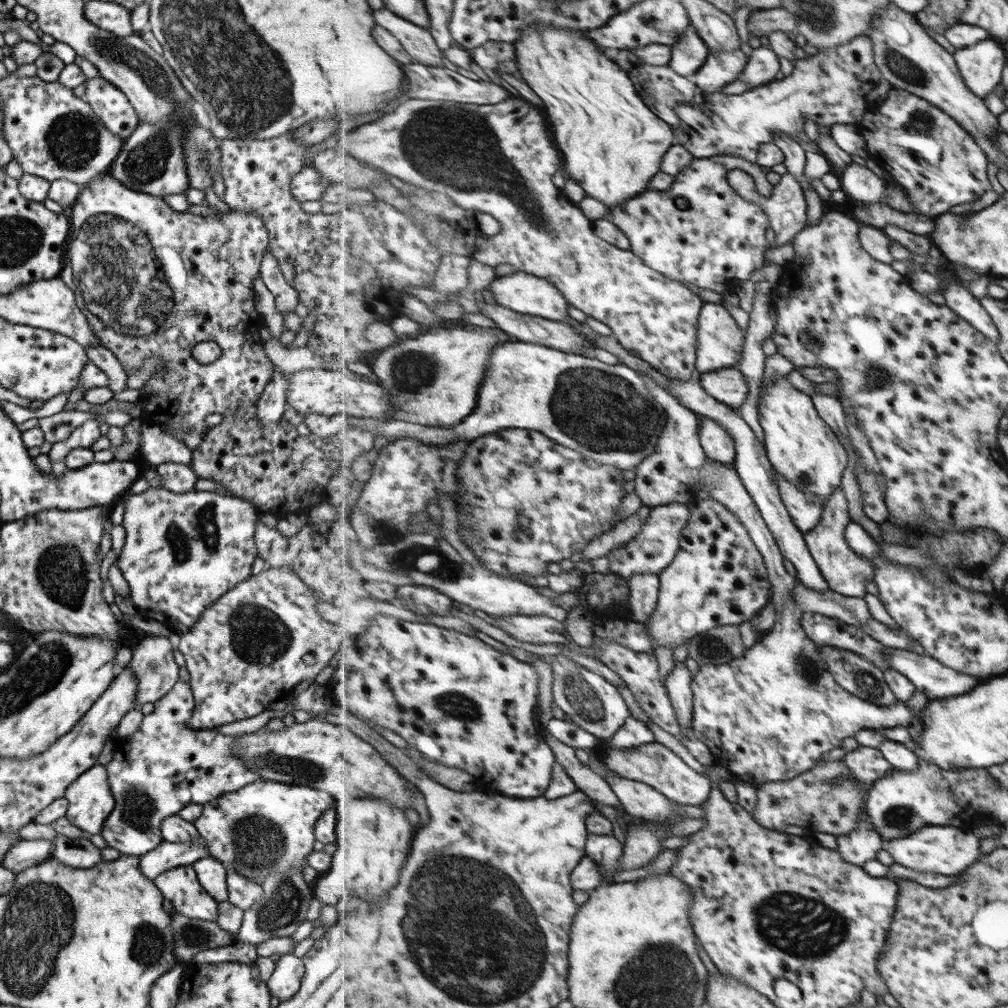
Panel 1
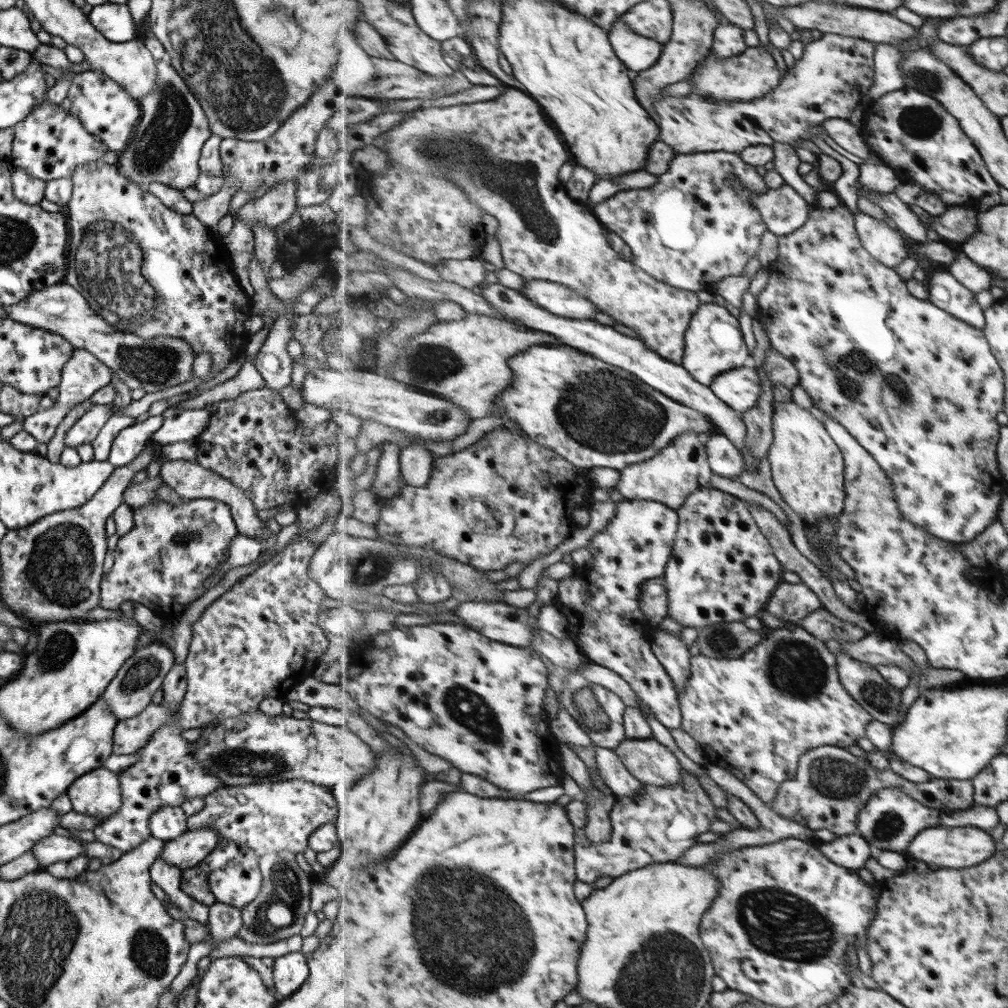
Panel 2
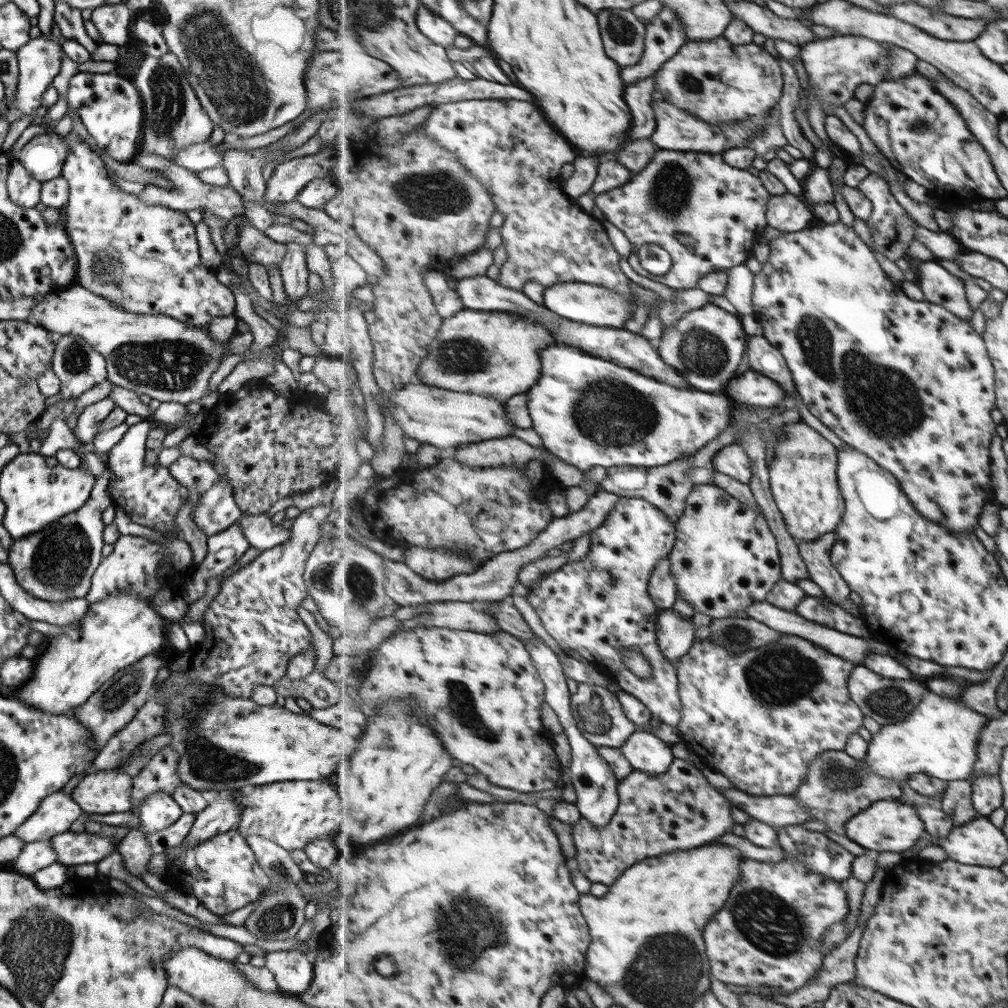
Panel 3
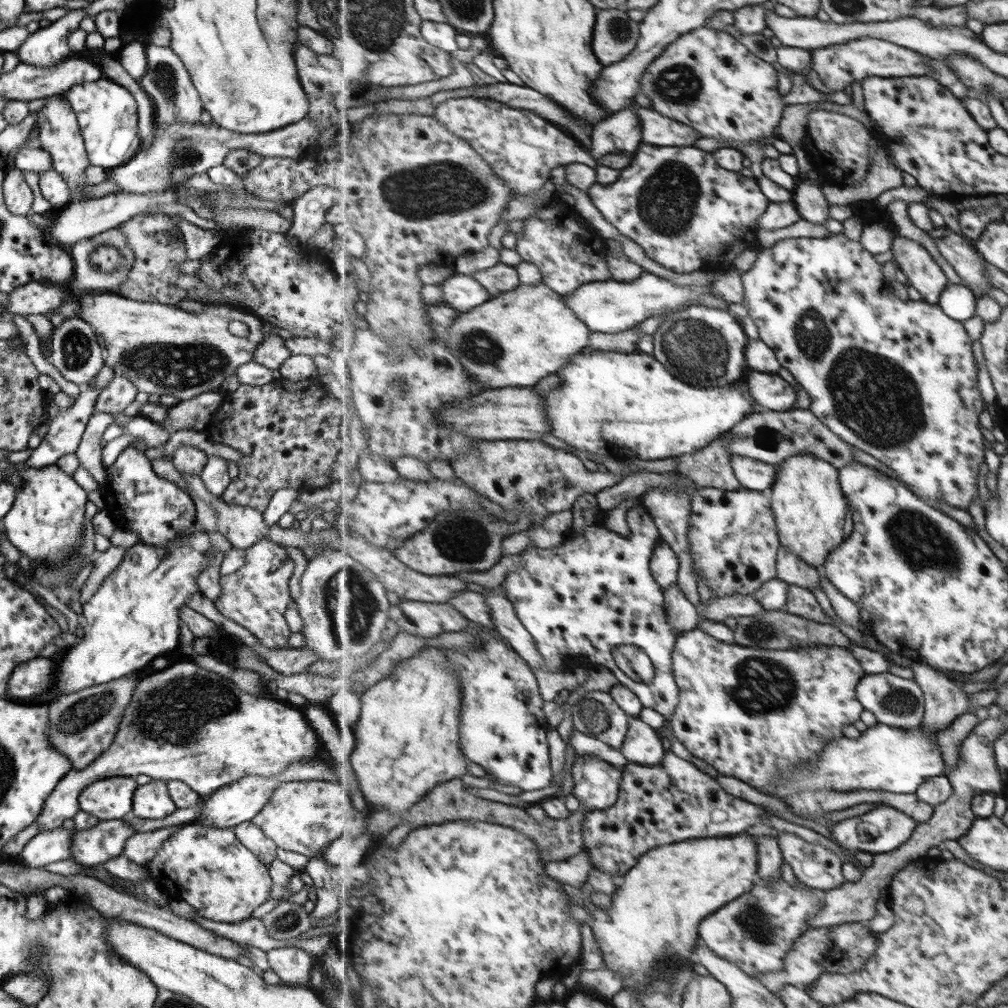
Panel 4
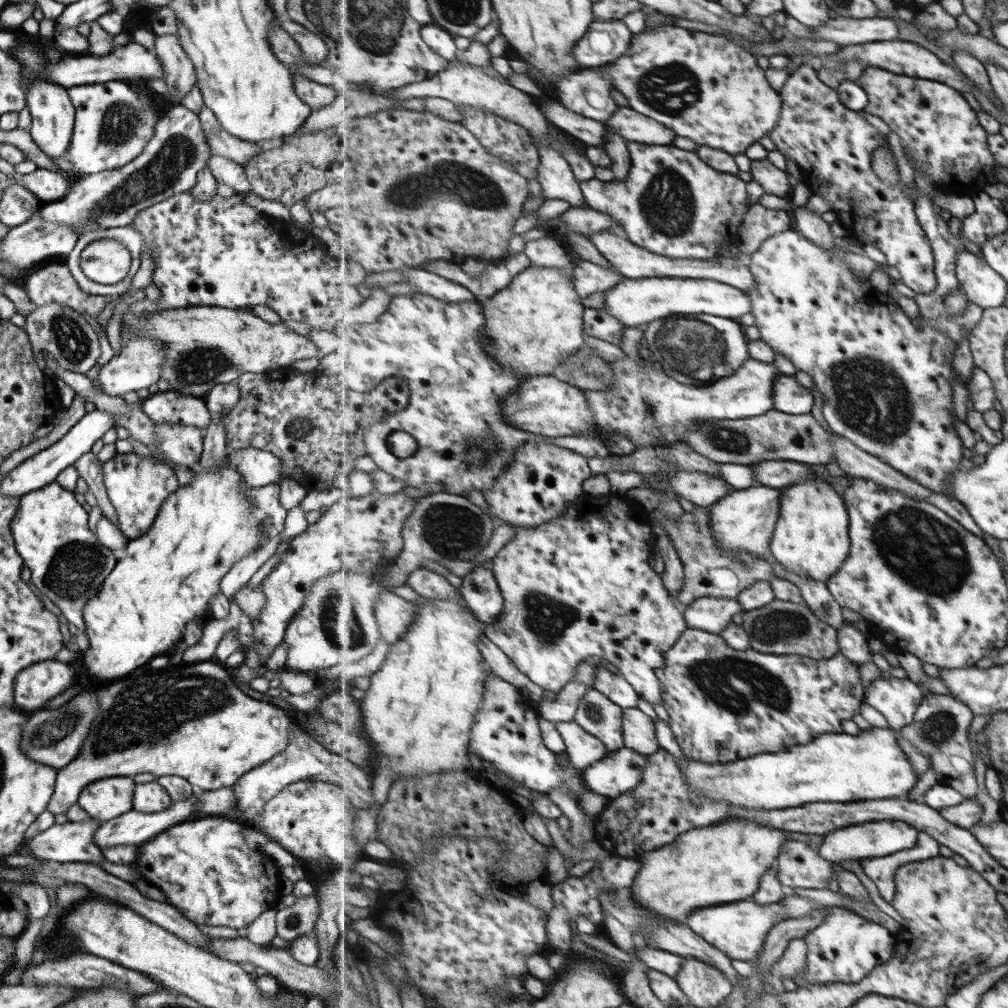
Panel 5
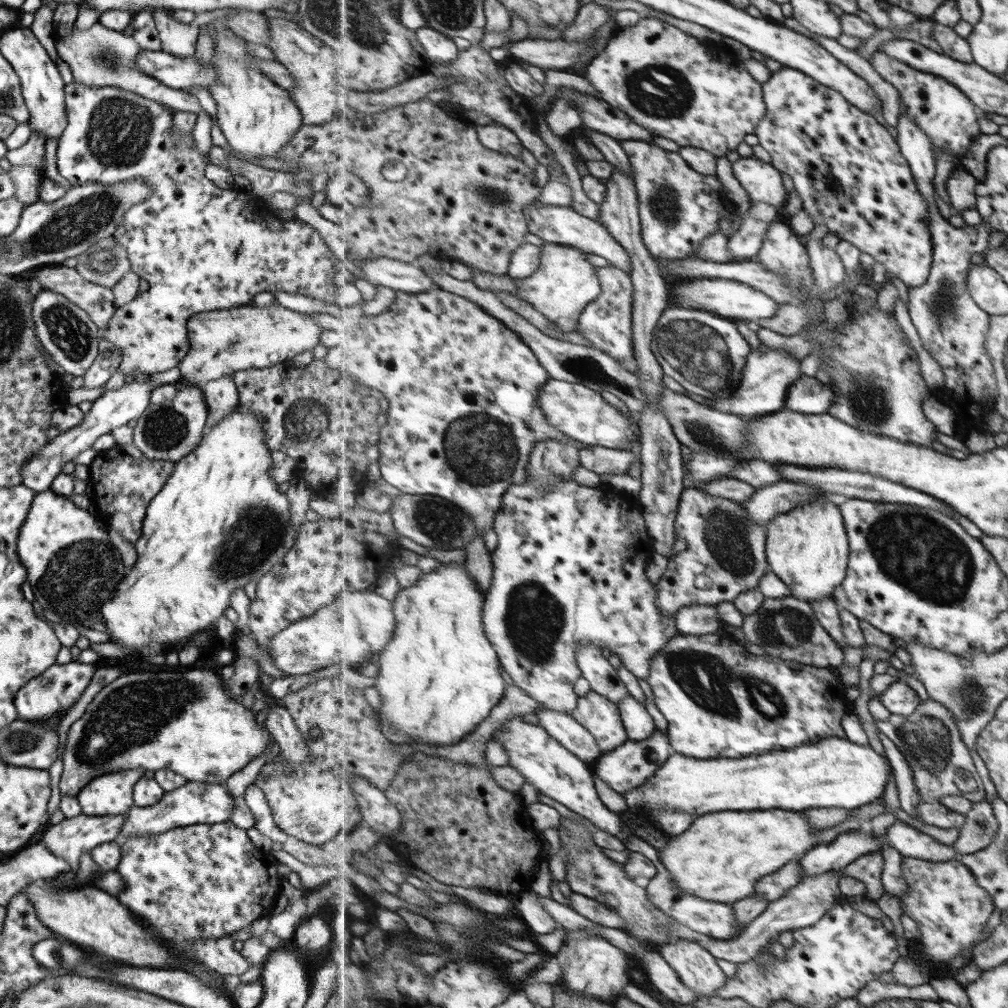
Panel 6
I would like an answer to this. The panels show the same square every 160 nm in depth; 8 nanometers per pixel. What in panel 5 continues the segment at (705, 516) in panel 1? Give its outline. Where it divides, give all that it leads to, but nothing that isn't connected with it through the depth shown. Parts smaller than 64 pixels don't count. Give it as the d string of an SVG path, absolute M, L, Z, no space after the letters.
M756 484L746 489L733 490L731 494L710 506L711 529L715 541L727 551L747 553L755 559L772 561L771 541L779 521L782 488Z

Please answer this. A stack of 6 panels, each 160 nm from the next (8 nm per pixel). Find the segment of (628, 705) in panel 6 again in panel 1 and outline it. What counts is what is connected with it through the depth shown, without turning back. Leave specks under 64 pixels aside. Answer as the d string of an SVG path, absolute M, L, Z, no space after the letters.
M656 742L637 748L614 748L605 758L604 765L616 774L650 784L673 802L681 805L702 806L707 802L706 800L710 799L713 790L712 780L708 774L695 772L675 752L671 752L667 746Z

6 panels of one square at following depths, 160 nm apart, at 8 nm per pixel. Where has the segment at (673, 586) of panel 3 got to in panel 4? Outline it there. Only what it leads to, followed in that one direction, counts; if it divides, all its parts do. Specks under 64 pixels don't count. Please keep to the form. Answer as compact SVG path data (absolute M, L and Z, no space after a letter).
M667 543L660 544L653 553L650 568L663 592L678 584L679 567L681 564L675 550Z

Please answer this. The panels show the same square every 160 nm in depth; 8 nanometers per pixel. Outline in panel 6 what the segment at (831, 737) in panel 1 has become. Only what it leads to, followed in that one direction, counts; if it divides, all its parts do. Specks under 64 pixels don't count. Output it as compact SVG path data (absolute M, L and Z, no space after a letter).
M709 633L704 635L678 634L673 637L655 656L650 670L651 675L647 678L647 682L654 690L656 705L667 717L670 724L668 736L675 753L693 756L693 758L703 758L703 760L709 760L709 758L743 758L743 756L751 756L751 754L767 754L771 750L785 750L785 748L795 748L795 746L816 743L825 737L846 738L846 730L842 720L845 715L850 714L853 702L849 700L846 693L847 689L843 686L837 673L832 671L832 668L819 668L768 656L757 656L757 654L748 652L745 646L737 645L729 638L723 638L723 636L719 636L716 633Z

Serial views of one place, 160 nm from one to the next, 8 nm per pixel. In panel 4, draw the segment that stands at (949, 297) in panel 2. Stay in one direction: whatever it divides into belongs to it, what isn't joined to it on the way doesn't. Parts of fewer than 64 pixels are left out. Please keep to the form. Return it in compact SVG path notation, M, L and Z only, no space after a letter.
M900 235L894 237L892 251L893 260L908 276L908 284L921 294L922 300L937 305L950 282L933 256L921 244Z

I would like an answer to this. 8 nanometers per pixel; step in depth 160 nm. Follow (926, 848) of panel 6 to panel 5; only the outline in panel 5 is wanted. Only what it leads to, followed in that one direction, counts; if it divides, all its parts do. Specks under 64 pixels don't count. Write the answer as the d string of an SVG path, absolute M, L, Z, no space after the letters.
M880 820L873 822L851 825L838 828L824 836L818 851L823 858L832 863L840 860L870 859L875 856L889 856L890 854L906 851L917 847L920 830L914 825L903 822L903 820Z

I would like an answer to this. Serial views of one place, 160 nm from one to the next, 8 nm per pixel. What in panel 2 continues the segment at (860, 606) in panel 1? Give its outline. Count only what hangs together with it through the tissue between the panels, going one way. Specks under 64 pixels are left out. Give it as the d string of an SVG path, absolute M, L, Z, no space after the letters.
M783 581L765 609L781 620L797 624L824 607L819 596L807 584L788 584Z

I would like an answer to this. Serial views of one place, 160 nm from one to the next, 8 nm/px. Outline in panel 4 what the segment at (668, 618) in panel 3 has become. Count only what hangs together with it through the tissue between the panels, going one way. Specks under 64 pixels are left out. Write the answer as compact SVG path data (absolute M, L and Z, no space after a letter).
M679 584L667 589L665 596L669 622L674 625L674 631L677 632L678 637L684 632L689 632L699 627L701 620L699 608L695 607L687 599Z

